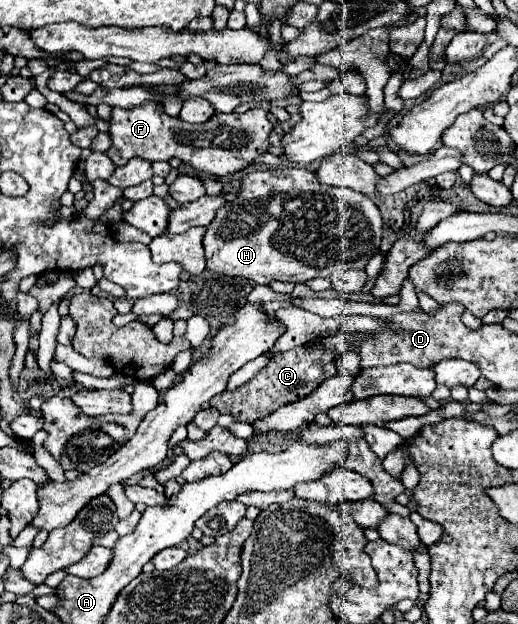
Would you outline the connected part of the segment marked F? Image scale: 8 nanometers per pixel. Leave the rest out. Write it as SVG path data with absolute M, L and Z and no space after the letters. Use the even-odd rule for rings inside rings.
M145 104L139 108L113 108L111 122L111 148L107 156L115 162L115 166L125 166L131 158L143 160L169 160L181 158L193 168L207 172L211 176L223 178L231 176L239 170L249 168L259 156L269 152L269 134L273 132L273 124L267 120L267 112L261 108L251 108L243 114L213 114L211 120L203 124L187 124L177 118L169 118L159 104Z

